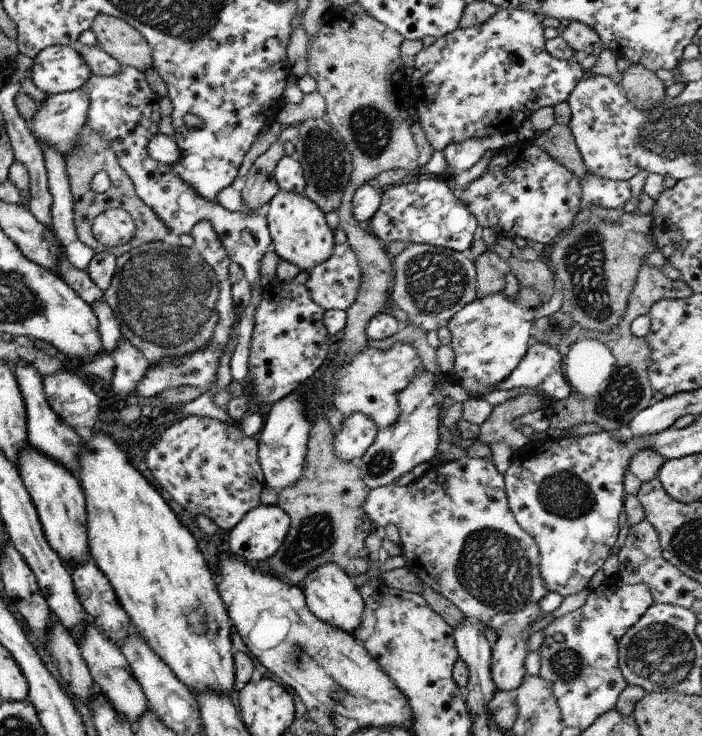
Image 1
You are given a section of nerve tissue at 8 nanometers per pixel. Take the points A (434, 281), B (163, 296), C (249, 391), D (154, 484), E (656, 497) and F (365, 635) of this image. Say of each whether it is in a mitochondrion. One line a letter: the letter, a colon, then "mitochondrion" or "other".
A: mitochondrion
B: mitochondrion
C: other
D: other
E: other
F: other

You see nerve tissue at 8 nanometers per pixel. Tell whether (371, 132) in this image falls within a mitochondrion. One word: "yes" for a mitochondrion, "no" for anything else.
yes

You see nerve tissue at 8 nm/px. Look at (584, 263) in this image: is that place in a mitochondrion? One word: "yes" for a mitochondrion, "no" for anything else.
yes

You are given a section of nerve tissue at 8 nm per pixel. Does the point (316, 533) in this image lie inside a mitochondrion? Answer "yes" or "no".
yes

